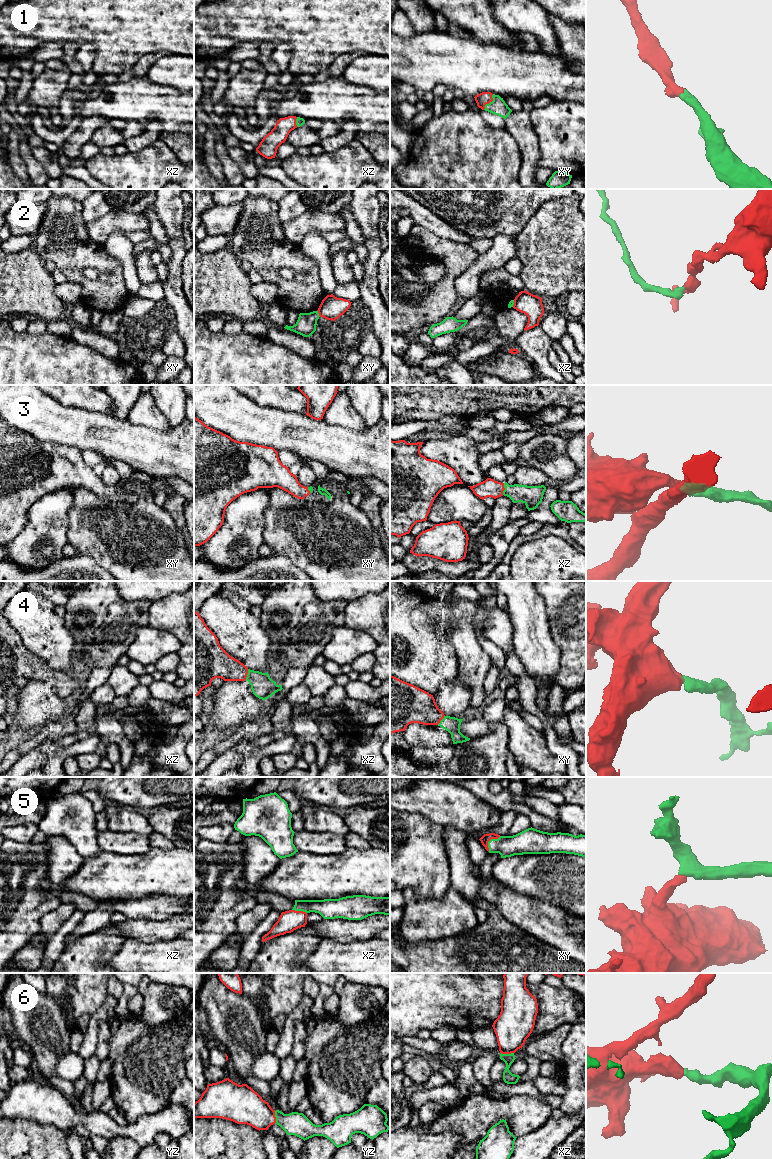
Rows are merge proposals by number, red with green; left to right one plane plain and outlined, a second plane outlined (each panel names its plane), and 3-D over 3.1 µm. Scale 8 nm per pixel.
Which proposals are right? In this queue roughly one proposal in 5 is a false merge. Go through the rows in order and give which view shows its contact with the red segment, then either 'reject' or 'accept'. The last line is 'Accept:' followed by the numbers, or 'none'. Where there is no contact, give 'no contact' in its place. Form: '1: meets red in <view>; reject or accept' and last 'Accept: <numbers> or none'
1: meets red in xy; accept
2: meets red in xy; reject
3: meets red in xz; accept
4: meets red in xz; accept
5: meets red in xy; accept
6: meets red in yz; accept
Accept: 1, 3, 4, 5, 6

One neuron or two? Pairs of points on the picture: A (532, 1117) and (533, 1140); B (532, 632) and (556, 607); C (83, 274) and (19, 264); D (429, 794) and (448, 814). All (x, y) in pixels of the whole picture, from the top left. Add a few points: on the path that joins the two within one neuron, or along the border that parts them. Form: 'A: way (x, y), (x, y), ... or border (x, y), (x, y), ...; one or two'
A: border (551, 1117), (539, 1127), (517, 1137); two
B: border (538, 593), (544, 602), (548, 627), (552, 638); two
C: border (34, 250), (43, 262); two
D: way (434, 799), (444, 809); one

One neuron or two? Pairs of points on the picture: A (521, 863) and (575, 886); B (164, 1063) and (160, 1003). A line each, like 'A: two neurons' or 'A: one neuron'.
A: one neuron
B: two neurons

